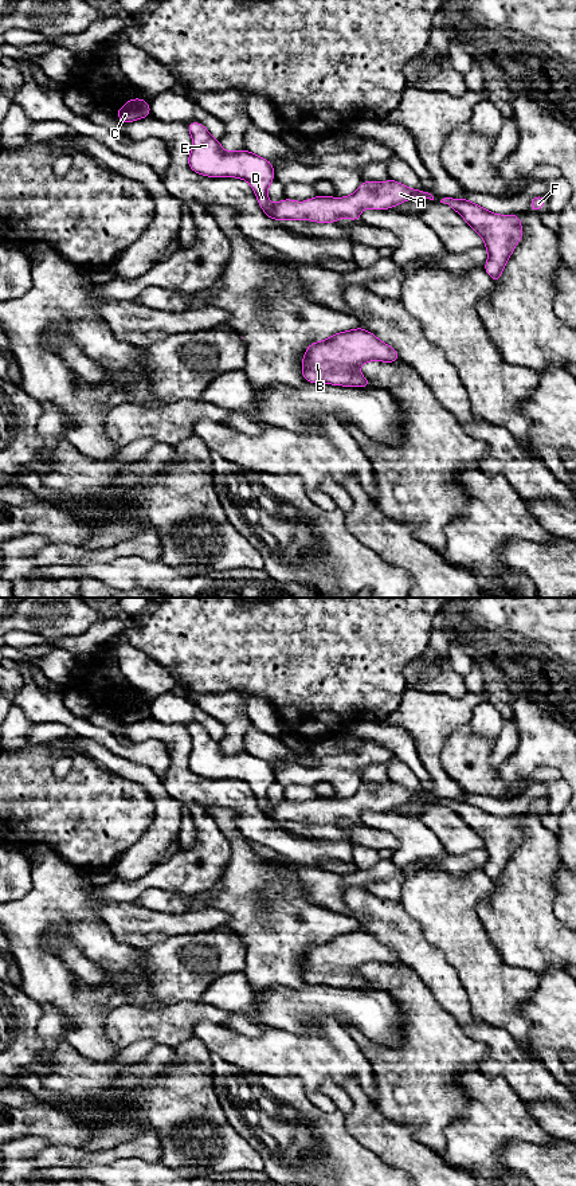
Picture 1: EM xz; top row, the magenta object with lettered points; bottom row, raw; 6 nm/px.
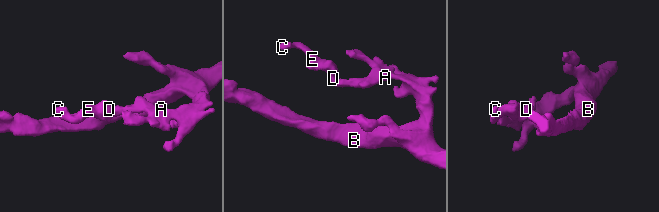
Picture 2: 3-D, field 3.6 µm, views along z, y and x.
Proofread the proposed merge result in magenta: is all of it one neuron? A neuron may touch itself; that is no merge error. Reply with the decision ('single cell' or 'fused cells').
single cell

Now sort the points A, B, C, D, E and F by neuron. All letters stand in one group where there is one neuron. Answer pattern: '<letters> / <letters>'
A B C D E F

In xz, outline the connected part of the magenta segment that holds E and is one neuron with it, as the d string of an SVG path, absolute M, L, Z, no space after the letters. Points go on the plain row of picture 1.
M199 724L187 727L193 751L188 758L188 767L201 778L244 780L256 796L259 809L274 822L313 822L334 825L340 819L358 823L363 810L389 811L403 803L426 799L434 802L428 794L411 791L392 780L384 784L363 783L357 792L346 799L316 798L305 805L283 801L270 805L267 790L274 782L274 768L263 759L247 751L226 754L220 741L213 740L207 729Z

